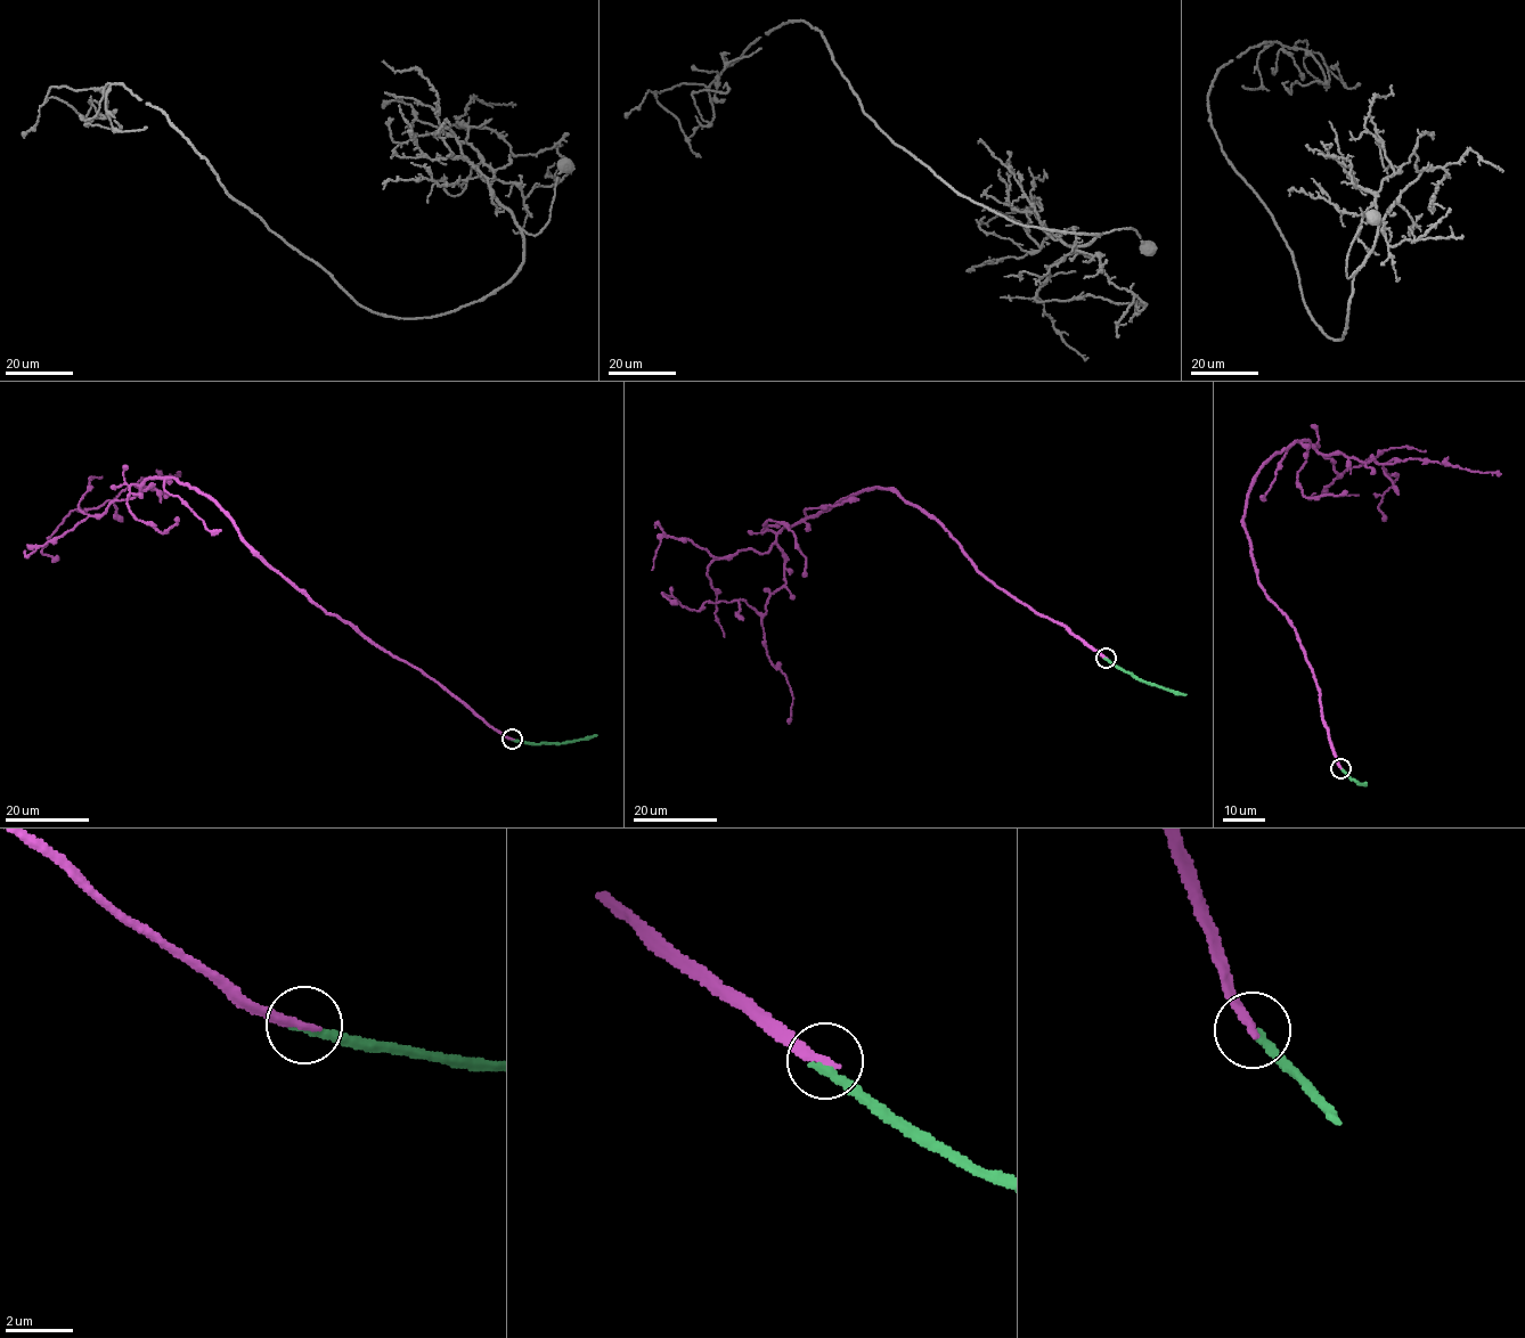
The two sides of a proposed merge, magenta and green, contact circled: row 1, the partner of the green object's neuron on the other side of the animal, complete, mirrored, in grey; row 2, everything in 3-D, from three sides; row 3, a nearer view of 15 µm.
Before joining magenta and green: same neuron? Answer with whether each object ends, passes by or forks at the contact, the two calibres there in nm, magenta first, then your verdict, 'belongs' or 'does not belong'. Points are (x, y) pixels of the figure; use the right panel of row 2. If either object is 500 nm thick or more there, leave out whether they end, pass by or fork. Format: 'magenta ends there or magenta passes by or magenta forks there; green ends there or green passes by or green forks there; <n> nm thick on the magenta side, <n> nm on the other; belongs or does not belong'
magenta ends there; green ends there; 280 nm thick on the magenta side, 240 nm on the other; belongs

